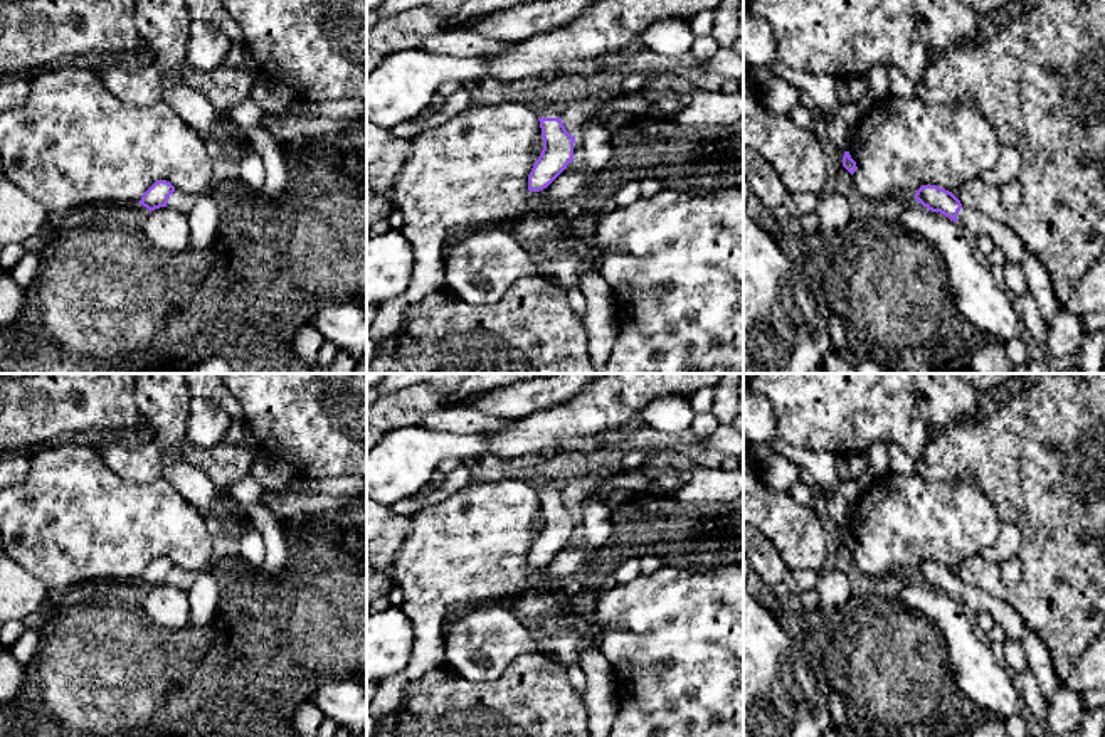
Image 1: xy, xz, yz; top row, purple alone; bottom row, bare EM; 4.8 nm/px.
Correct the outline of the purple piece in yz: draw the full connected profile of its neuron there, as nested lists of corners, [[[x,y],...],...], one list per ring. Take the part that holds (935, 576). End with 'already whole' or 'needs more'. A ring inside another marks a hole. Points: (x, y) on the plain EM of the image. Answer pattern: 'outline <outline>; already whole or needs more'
outline [[[922,562],[915,570],[915,577],[932,589],[940,589],[954,599],[965,601],[974,611],[987,611],[994,624],[1001,626],[1006,639],[1023,641],[1026,626],[1004,599],[964,584],[952,569],[937,562]]]; needs more

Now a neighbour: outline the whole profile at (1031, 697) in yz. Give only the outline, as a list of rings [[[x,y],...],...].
[[[1029,668],[1014,676],[1014,685],[1021,700],[1038,722],[1048,718],[1048,700],[1044,698],[1041,687]]]

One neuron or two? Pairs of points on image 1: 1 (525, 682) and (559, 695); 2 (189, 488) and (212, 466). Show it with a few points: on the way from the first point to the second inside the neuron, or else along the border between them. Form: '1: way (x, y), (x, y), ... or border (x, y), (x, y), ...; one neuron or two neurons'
1: way (533, 690), (539, 695), (550, 695); one neuron
2: border (172, 451), (197, 466), (217, 487); two neurons

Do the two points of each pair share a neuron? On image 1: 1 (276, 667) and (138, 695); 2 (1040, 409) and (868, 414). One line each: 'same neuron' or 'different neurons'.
1: same neuron
2: different neurons

